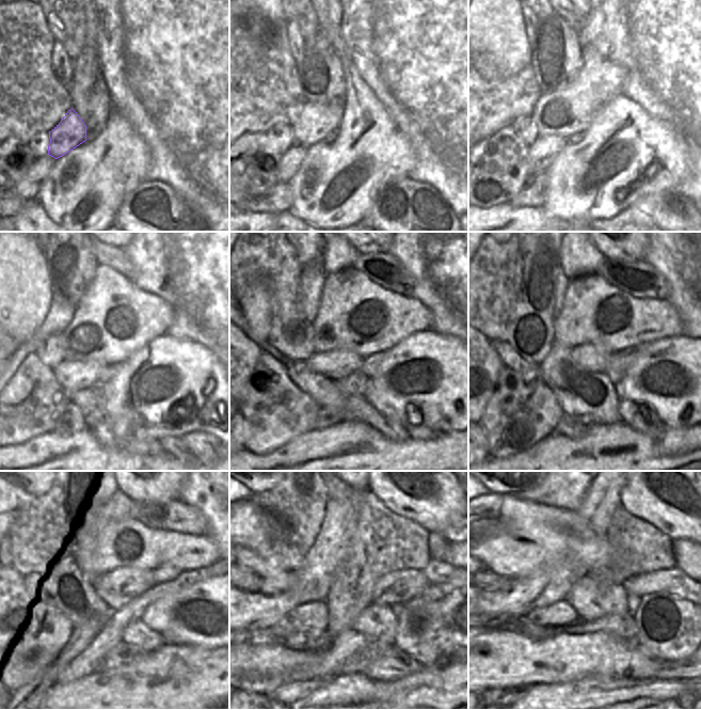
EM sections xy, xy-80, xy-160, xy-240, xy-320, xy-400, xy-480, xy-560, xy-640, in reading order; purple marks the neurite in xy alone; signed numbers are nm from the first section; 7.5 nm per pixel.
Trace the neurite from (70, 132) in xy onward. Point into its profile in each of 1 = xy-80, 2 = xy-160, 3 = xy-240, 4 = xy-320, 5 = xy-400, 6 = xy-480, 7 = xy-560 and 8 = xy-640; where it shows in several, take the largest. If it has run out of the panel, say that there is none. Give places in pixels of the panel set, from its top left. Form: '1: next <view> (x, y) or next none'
1: next xy-80 (314, 123)
2: next xy-160 (570, 110)
3: next xy-240 (109, 341)
4: next xy-320 (369, 334)
5: next xy-400 (637, 324)
6: next xy-480 (198, 552)
7: next xy-560 (446, 556)
8: next none

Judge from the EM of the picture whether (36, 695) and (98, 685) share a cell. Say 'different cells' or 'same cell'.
different cells

